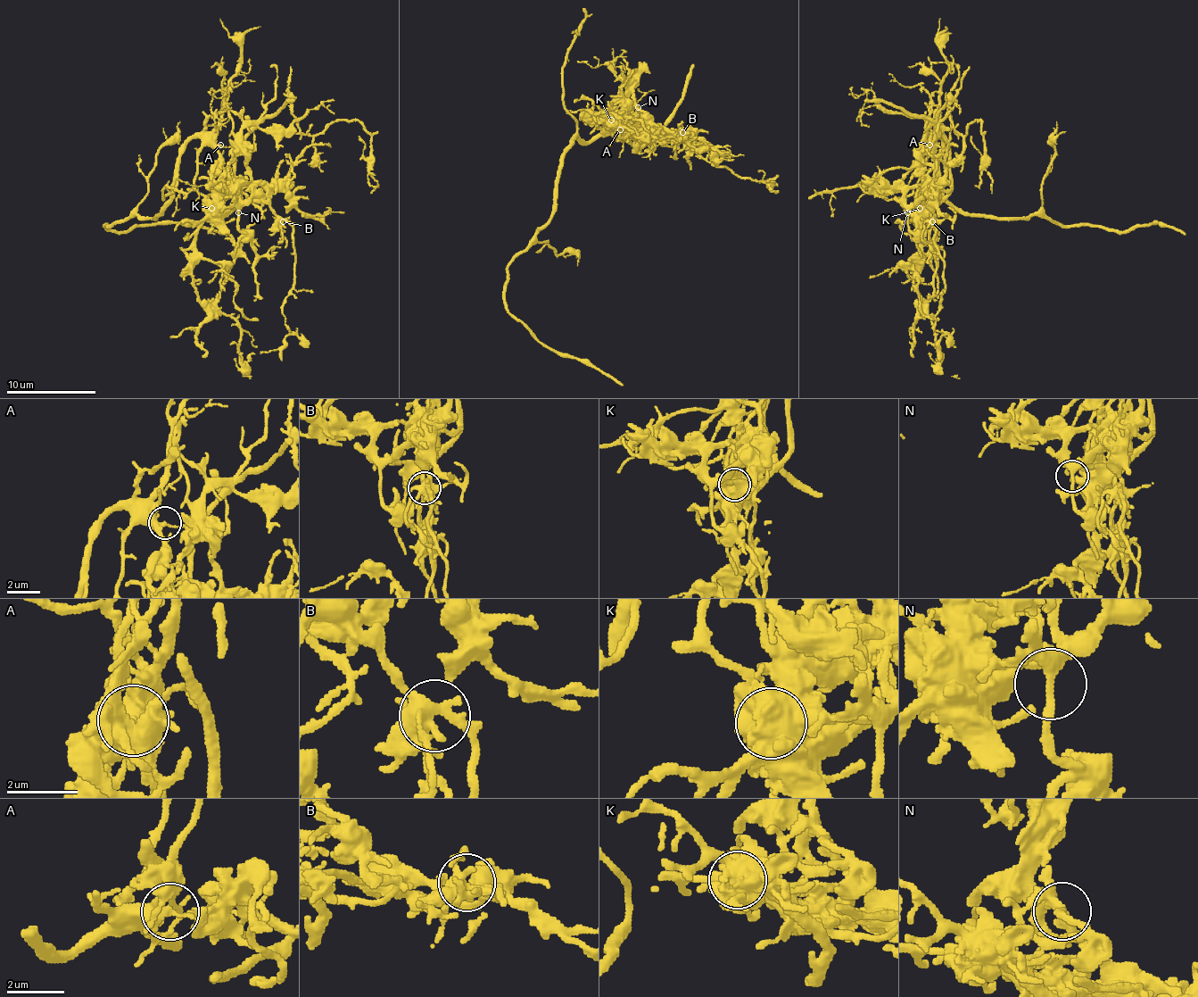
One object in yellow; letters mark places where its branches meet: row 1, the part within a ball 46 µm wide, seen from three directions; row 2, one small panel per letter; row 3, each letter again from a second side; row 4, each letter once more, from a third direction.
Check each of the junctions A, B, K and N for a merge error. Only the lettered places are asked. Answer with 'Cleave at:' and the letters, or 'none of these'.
Cleave at: A, K

